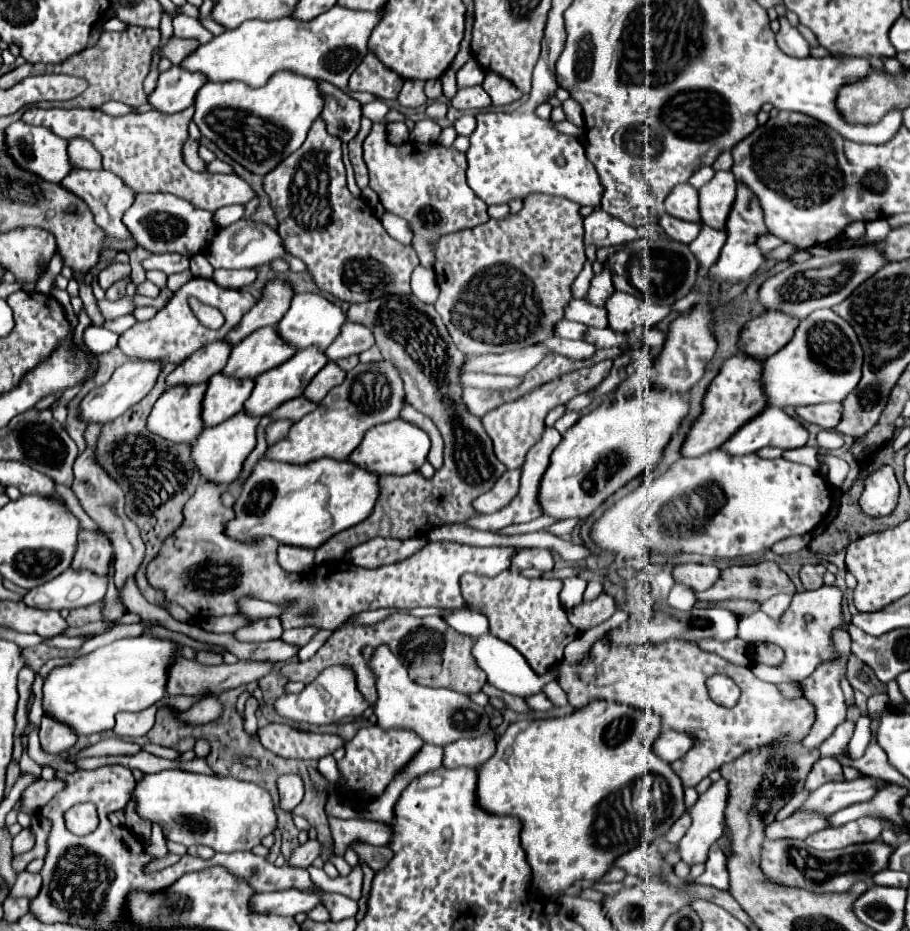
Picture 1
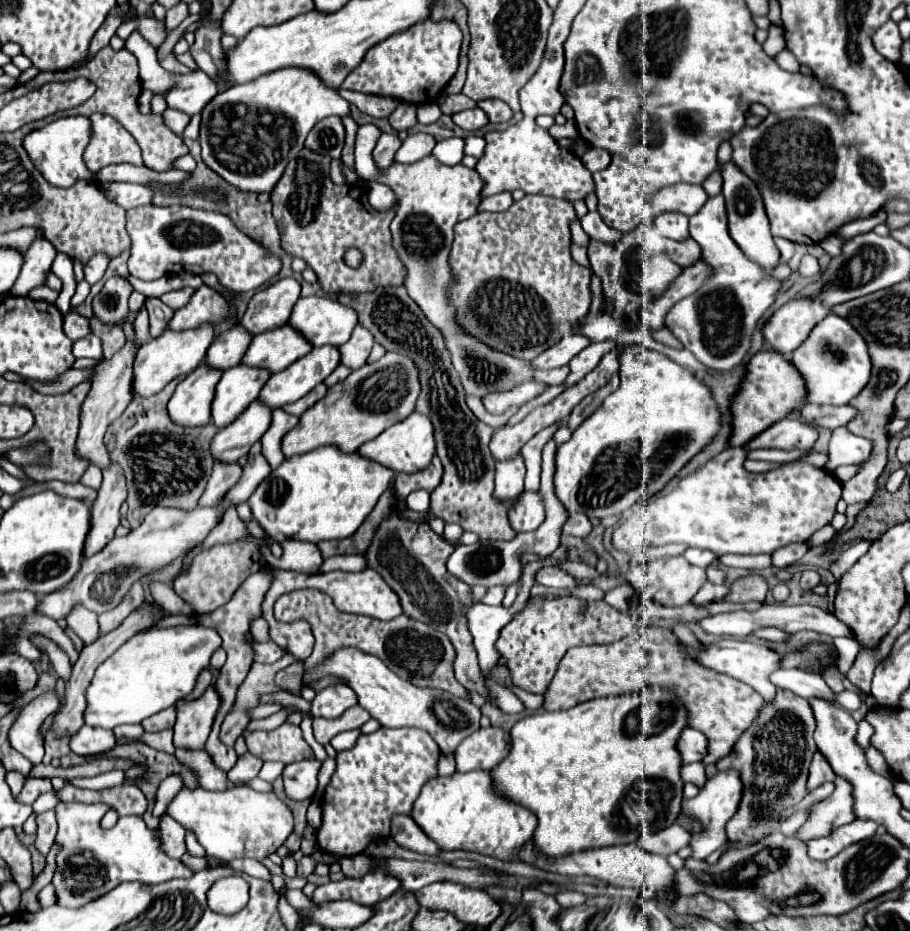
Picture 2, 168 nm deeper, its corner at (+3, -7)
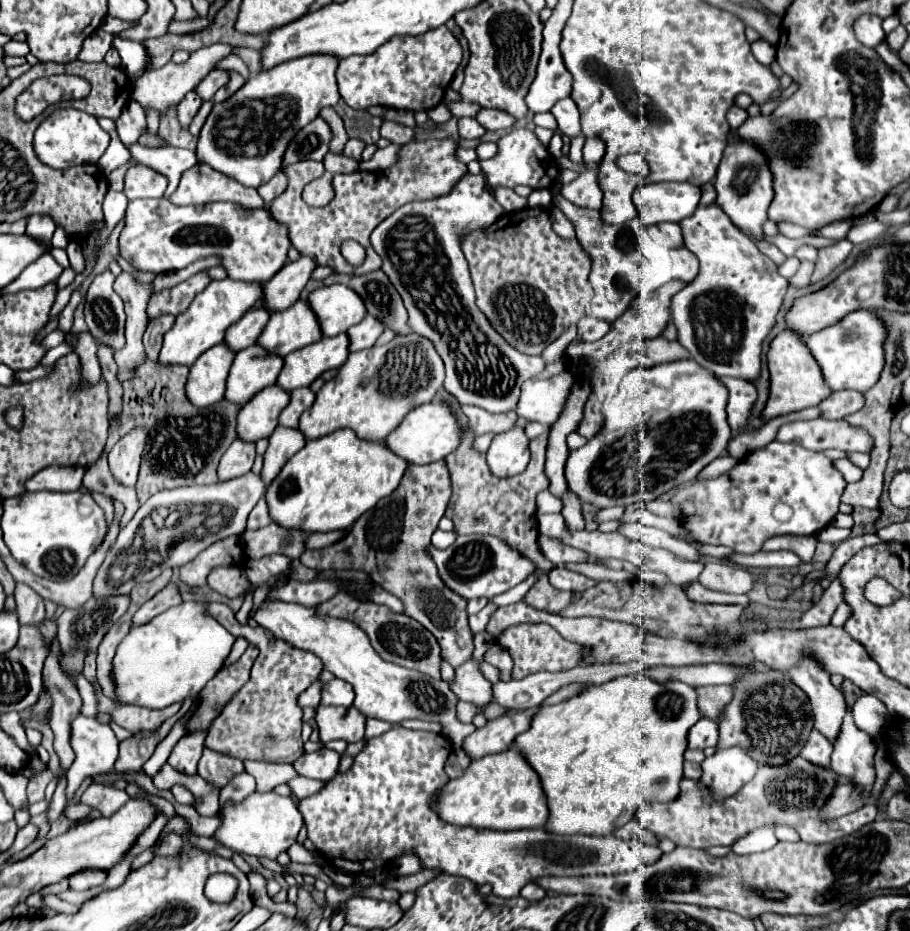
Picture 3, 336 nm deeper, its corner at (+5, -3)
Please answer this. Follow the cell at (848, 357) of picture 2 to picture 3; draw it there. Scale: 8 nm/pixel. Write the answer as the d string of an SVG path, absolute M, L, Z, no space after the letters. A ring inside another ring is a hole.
M854 311L852 315L846 315L840 323L812 333L806 339L806 345L820 363L824 379L832 387L832 391L856 389L864 393L880 379L880 373L884 369L886 337L888 331L882 317L878 317L874 311Z

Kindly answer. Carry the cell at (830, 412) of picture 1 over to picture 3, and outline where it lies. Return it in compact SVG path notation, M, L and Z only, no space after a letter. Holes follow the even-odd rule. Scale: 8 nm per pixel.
M844 389L844 391L834 391L828 399L824 399L822 405L818 405L824 413L826 419L844 419L846 415L860 411L864 407L864 393Z

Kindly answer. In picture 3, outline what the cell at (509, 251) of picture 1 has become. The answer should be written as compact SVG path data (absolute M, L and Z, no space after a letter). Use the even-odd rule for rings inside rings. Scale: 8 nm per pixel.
M524 209L524 211L518 211L518 213L504 213L496 223L492 223L490 227L486 229L478 229L470 235L466 235L466 239L462 241L462 251L466 255L466 261L470 265L470 277L472 277L472 285L474 285L474 291L476 291L476 305L488 315L488 321L492 323L492 327L496 327L496 331L520 353L526 353L526 355L540 355L552 341L556 341L570 325L578 323L578 319L582 315L588 313L588 307L590 307L590 301L592 301L592 287L588 283L588 275L590 275L590 255L584 253L582 245L578 243L578 239L562 239L560 235L556 235L552 231L552 225L550 225L550 215L546 209Z

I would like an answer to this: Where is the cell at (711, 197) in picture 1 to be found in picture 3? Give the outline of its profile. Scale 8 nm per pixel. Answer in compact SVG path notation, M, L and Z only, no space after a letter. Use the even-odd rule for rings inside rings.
M698 207L694 215L680 221L684 247L692 251L700 261L698 277L672 297L672 321L678 327L678 341L688 349L690 357L712 371L718 377L736 377L754 383L760 377L760 353L762 341L776 325L776 313L788 289L788 281L778 275L778 267L758 251L752 239L748 239L736 225L720 211L720 207Z

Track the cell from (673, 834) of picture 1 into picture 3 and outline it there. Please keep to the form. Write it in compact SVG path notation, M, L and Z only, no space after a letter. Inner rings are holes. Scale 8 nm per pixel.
M632 819L632 821L628 821L624 827L616 829L614 835L618 835L620 839L640 839L640 841L644 841L644 843L658 843L656 835L650 833L648 829L640 827L640 823L638 823L636 819Z

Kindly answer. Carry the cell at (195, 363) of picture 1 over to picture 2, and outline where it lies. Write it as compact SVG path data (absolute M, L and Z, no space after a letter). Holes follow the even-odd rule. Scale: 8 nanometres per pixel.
M240 325L222 333L220 337L214 339L214 343L210 345L210 349L204 357L206 367L226 371L226 369L238 365L242 355L246 353L250 341L252 341L252 335L246 329L242 329Z

